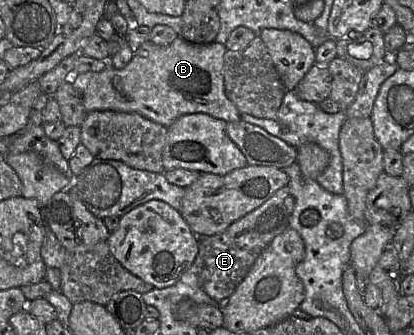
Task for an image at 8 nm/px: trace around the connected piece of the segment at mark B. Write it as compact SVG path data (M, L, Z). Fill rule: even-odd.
M180 36L169 45L147 41L124 68L108 65L101 72L73 74L67 81L82 95L86 112L135 112L165 127L182 115L194 113L236 122L241 120L241 113L225 93L223 65L226 51L226 45L221 43L196 44Z

